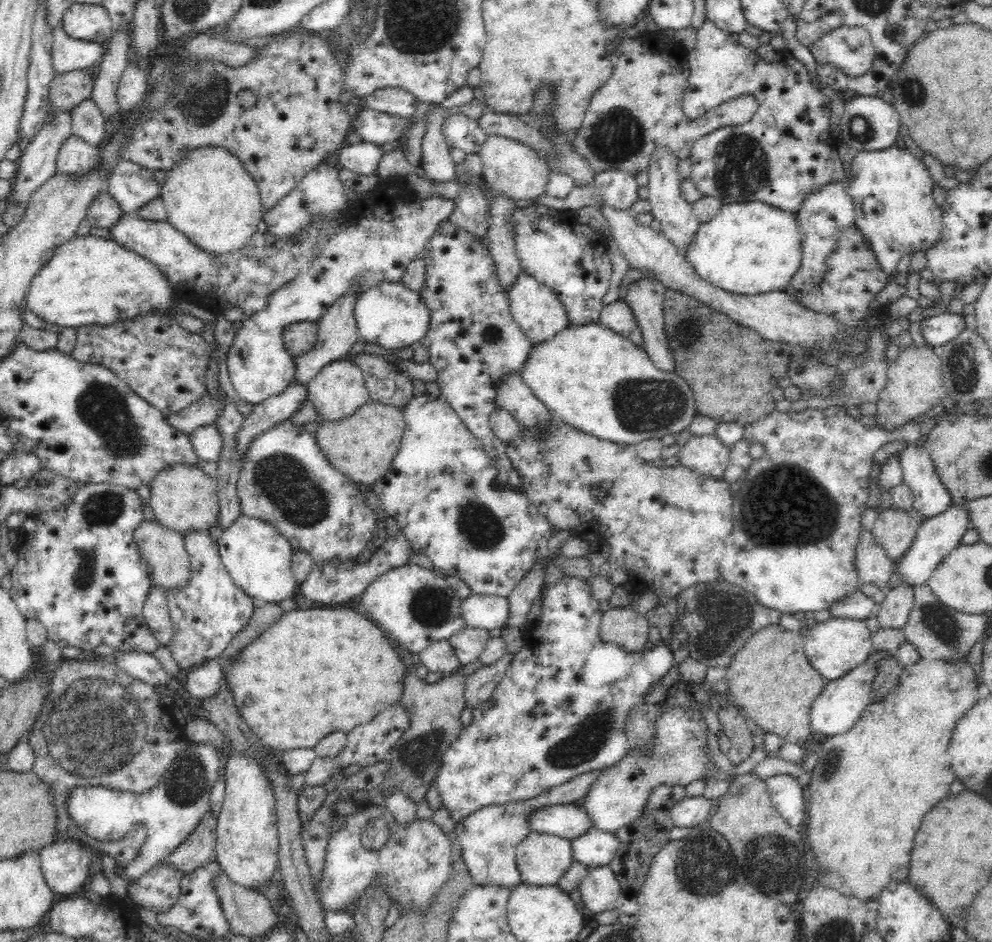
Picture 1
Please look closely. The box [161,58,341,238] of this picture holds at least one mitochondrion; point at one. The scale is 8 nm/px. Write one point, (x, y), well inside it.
(201, 105)

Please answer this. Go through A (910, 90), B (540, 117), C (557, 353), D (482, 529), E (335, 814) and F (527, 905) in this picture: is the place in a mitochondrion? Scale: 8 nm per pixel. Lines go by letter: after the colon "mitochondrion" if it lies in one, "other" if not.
A: mitochondrion
B: mitochondrion
C: other
D: mitochondrion
E: other
F: other

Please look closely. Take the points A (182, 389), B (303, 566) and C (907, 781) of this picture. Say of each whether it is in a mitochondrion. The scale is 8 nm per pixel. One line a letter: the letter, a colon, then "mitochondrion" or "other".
A: other
B: other
C: other

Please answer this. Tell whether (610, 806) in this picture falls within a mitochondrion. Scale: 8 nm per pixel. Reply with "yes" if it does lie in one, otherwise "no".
no

